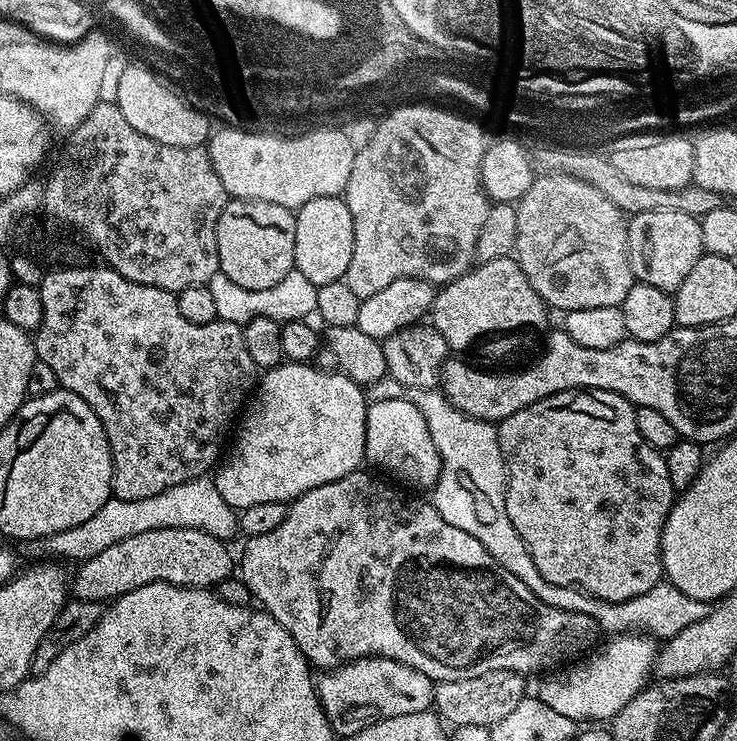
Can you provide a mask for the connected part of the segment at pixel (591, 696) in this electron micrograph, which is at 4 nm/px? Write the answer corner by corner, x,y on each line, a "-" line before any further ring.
616,634
605,640
608,641
597,652
589,651
583,658
545,675
538,691
539,700
575,722
608,722
617,716
622,706
649,683
658,644
647,634

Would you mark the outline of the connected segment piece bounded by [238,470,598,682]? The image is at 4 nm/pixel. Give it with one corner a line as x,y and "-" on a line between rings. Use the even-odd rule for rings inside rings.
364,471
351,472
334,482
323,484
296,497
288,504
286,518
282,518
282,522
278,522
278,526
274,526
270,534
247,537
243,541
244,553
238,556
240,579
252,591
259,607
272,615
279,624
286,626
286,630
308,659
309,665
320,670
331,670
348,663
349,660
360,660
363,656
385,656
402,662
414,670
429,673
433,681
443,682
478,678
478,674
494,670
514,670
525,674
540,671
543,673
579,657
589,647
587,644
591,642
592,635
597,635
598,632
593,617
584,612
566,612
563,608
552,608
546,602
542,602
533,594
530,586
526,586
526,582
514,578
510,570
503,568
492,557
490,550
486,550
486,546
478,542
478,538
466,534
466,530
458,530
458,526
450,526
450,522
446,522
446,518
442,518
442,514
438,514
436,507
427,499
415,500
412,496
403,496
391,488
393,485
387,479
375,480
371,476
373,475
371,471
368,471
369,473

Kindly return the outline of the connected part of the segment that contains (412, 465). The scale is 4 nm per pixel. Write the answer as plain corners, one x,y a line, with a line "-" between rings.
411,398
372,400
366,414
365,461
373,469
381,468
393,481
401,480
412,488
435,488
440,480
440,452
430,438
430,426

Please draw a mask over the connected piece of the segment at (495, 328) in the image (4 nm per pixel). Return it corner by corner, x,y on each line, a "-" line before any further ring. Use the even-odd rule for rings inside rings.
503,256
477,263
475,267
459,276
457,280
451,280
437,291
432,311
430,313
430,323
433,328
446,338
449,349
468,348
477,343
481,338
489,334
515,333
518,328
524,328
527,324
540,324
550,315
540,295
530,286
526,274
520,268
520,261
512,256

